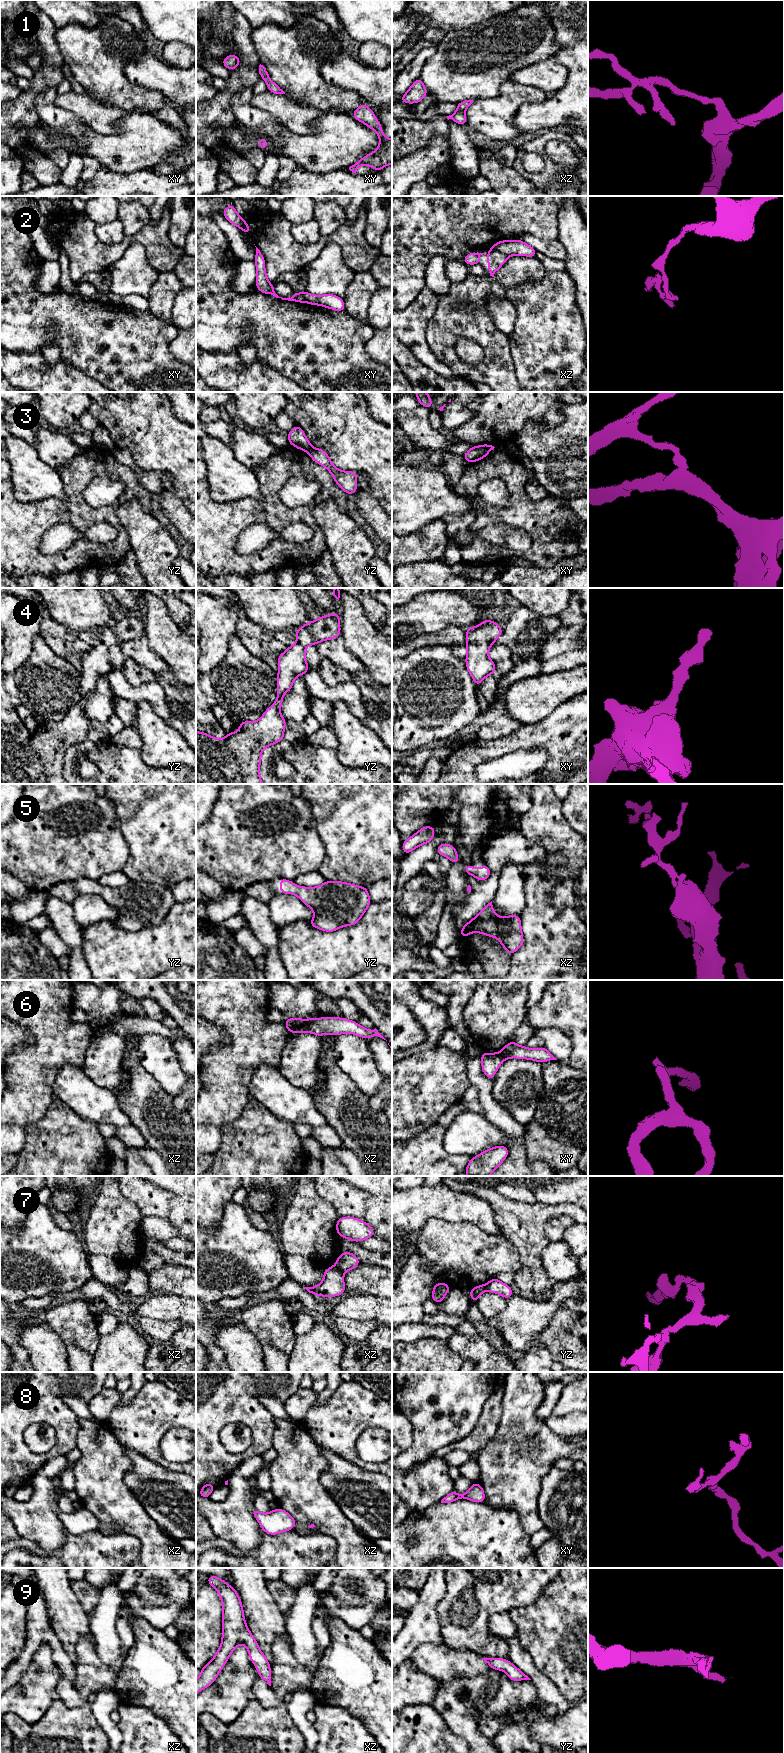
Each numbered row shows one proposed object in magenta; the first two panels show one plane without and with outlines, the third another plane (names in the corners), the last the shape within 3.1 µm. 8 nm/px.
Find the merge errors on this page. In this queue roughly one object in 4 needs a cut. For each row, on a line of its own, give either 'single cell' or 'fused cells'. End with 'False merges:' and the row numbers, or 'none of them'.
1: single cell
2: fused cells
3: fused cells
4: single cell
5: single cell
6: fused cells
7: fused cells
8: single cell
9: single cell
False merges: 2, 3, 6, 7

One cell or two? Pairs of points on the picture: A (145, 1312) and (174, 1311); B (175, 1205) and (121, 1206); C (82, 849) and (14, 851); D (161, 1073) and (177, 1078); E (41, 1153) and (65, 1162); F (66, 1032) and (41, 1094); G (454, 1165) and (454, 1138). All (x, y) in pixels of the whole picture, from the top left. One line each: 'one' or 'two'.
A: one
B: two
C: one
D: one
E: one
F: one
G: two

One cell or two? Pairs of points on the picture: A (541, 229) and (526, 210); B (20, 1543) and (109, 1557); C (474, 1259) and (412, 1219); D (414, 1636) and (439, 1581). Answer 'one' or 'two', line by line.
A: one
B: one
C: two
D: one

